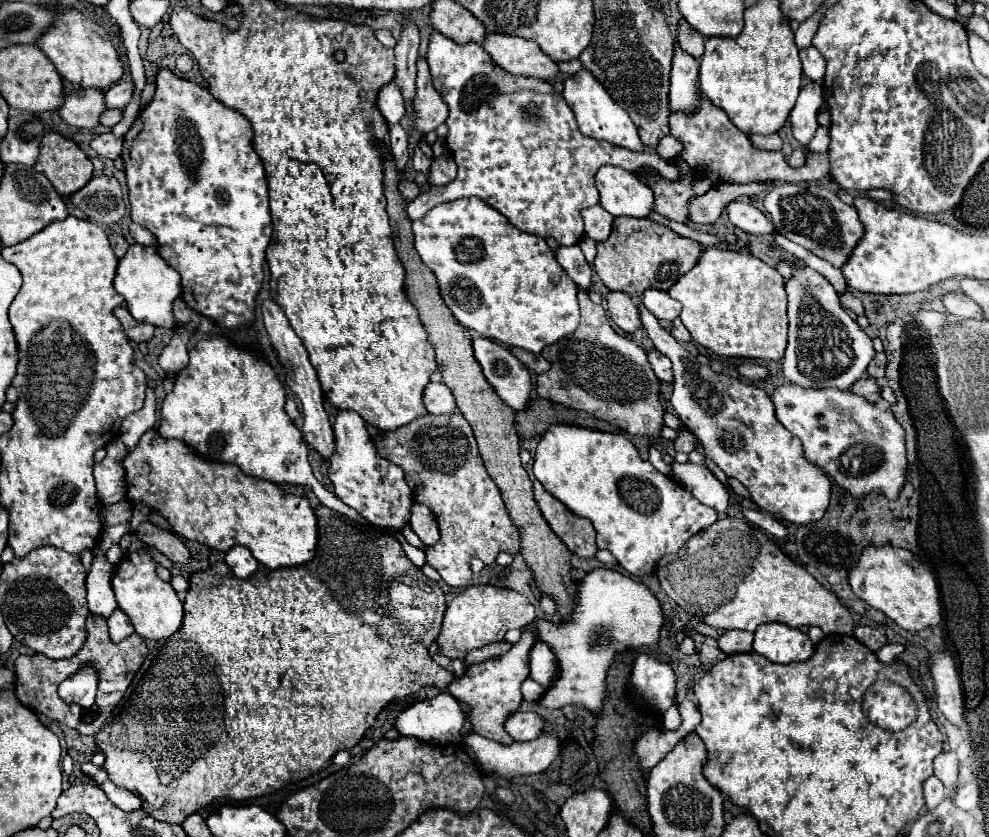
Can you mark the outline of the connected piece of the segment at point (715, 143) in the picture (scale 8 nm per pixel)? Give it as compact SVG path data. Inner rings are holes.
M700 94L698 106L694 114L686 112L670 112L670 136L680 140L682 152L674 158L674 166L680 170L678 180L664 178L658 170L638 170L636 176L642 184L646 184L654 192L654 212L662 214L668 220L688 224L690 222L690 204L694 198L706 194L716 184L748 184L748 182L790 182L798 184L804 180L820 180L828 176L828 160L826 154L812 154L808 158L808 168L790 168L784 154L758 150L754 148L752 140L738 130L734 124L730 124L730 118L722 108L714 106L708 98Z

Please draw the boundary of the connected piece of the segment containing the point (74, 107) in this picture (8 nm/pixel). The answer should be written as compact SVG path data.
M78 88L78 90L72 90L72 92L68 92L64 96L64 104L60 106L58 114L70 126L76 126L76 128L96 128L98 126L98 118L100 118L100 114L104 110L106 108L102 108L102 90L98 90L98 88Z

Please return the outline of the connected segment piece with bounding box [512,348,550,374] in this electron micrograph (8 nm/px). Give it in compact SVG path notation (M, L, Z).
M512 348L512 352L514 352L532 372L536 372L536 374L542 374L542 372L546 372L546 370L550 368L550 364L548 364L540 354L530 354L530 352L520 350L520 348Z

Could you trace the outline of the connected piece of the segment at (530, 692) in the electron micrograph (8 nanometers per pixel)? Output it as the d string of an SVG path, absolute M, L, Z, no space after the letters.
M530 678L522 682L522 696L526 702L538 700L538 696L542 696L542 692L544 692L544 688L540 684L534 684L534 680L530 680Z

